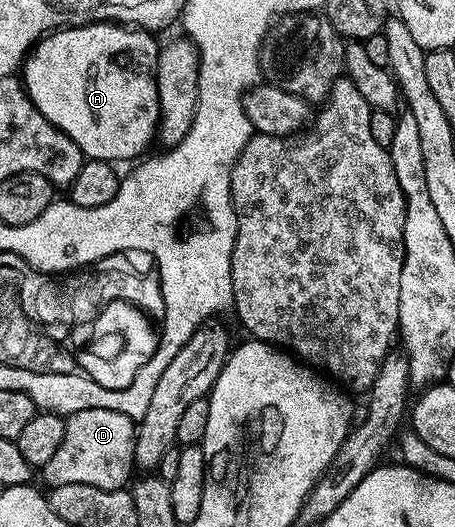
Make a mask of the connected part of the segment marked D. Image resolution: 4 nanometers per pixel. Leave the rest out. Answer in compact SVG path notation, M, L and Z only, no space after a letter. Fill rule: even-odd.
M83 409L65 419L63 445L43 469L49 487L95 485L99 489L122 490L135 471L133 442L137 436L135 420L115 409Z

